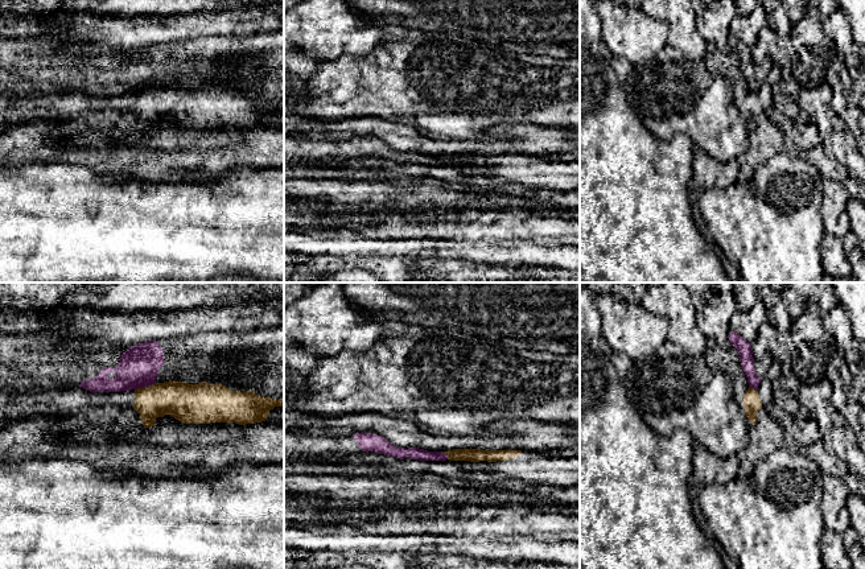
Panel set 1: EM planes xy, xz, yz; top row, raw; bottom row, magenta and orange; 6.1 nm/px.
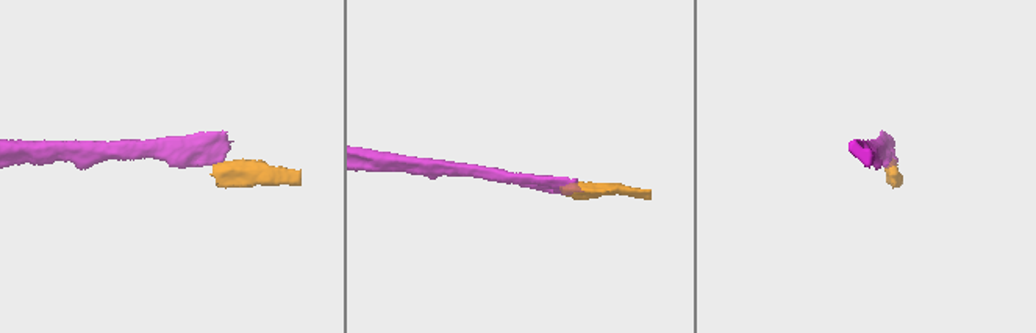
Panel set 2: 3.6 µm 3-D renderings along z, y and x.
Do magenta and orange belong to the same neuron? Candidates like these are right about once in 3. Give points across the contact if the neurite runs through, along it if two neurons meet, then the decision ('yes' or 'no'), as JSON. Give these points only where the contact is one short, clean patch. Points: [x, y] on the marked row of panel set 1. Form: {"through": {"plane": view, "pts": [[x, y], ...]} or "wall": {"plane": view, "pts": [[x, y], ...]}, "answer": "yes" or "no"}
{"wall": {"plane": "xy", "pts": [[155, 382], [135, 390]]}, "answer": "no"}

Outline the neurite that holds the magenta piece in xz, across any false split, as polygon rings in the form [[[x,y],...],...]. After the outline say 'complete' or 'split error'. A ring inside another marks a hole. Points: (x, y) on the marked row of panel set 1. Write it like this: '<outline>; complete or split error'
[[[355,433],[354,438],[363,452],[375,452],[384,455],[396,457],[400,459],[411,458],[420,461],[446,461],[448,455],[444,452],[428,452],[419,448],[398,448],[390,444],[384,437],[374,433]]]; complete

